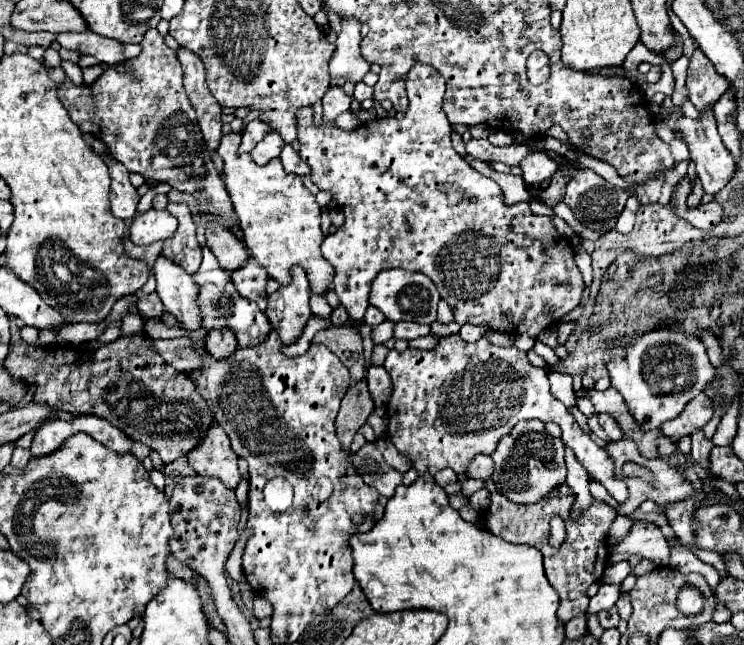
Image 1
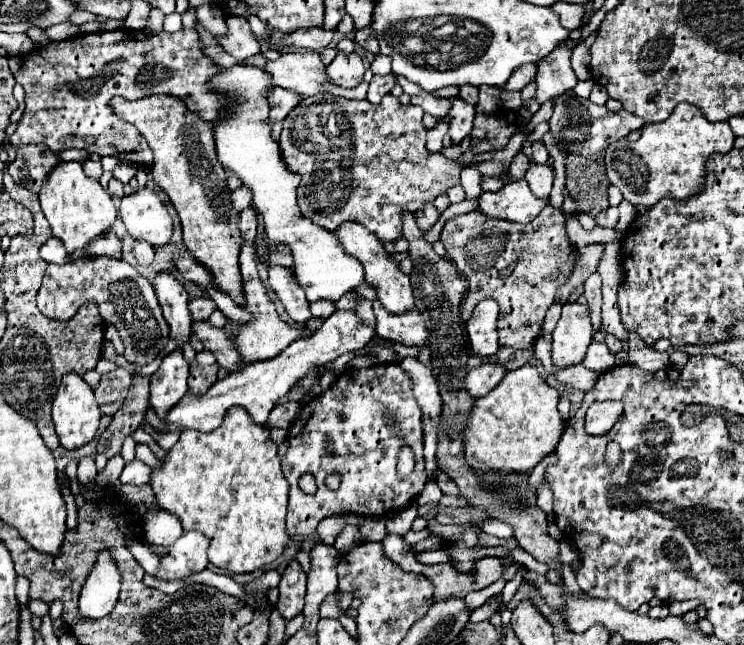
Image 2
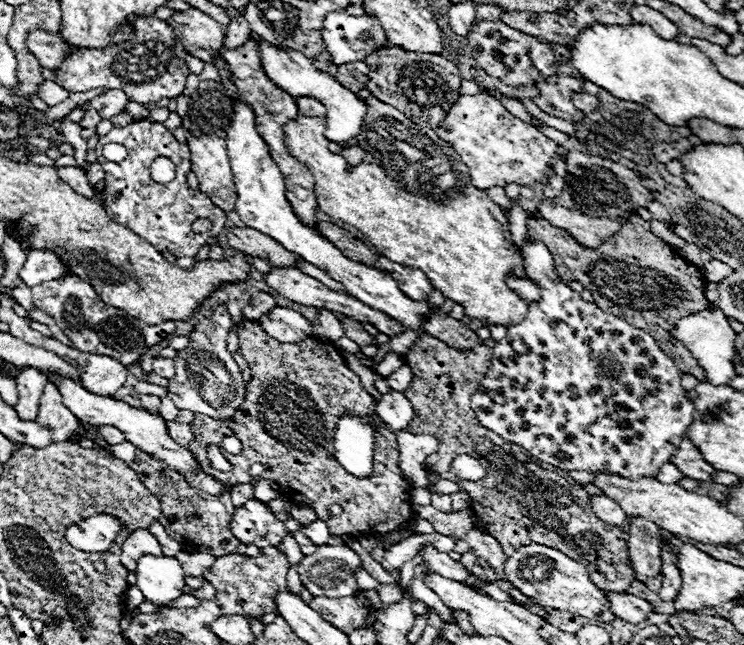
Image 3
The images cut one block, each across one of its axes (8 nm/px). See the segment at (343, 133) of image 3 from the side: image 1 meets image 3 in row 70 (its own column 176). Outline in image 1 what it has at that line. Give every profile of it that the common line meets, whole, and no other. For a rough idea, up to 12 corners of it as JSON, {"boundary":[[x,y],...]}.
{"boundary":[[164,256],[154,272],[164,308],[184,330],[200,330],[200,286]]}

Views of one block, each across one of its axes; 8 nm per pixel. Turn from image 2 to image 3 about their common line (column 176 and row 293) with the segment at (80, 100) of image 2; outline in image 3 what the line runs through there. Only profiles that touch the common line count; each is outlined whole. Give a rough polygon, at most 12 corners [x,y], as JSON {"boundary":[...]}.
{"boundary":[[68,276],[34,286],[36,308],[80,352],[128,366],[176,330],[104,304]]}

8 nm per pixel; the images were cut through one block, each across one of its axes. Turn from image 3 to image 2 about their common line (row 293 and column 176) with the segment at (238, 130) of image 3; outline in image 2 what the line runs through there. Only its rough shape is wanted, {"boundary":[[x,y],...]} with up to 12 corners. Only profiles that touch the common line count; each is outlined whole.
{"boundary":[[180,348],[150,378],[160,418],[188,392],[190,368]]}

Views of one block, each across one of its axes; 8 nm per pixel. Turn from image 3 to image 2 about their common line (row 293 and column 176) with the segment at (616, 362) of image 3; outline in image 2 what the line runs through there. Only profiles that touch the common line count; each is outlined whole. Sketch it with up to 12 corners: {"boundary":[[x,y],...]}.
{"boundary":[[184,532],[156,576],[176,580],[208,564],[204,534]]}

